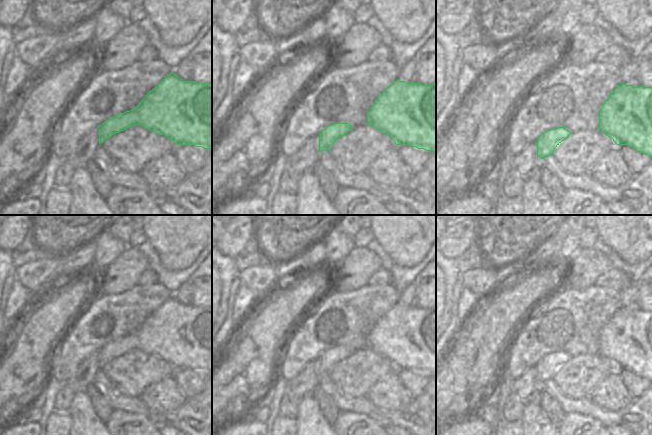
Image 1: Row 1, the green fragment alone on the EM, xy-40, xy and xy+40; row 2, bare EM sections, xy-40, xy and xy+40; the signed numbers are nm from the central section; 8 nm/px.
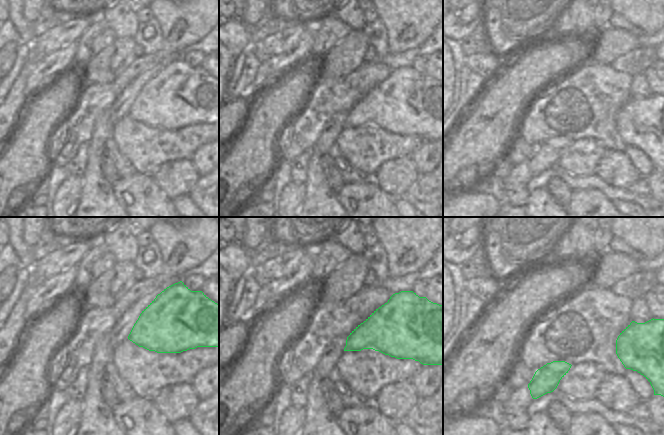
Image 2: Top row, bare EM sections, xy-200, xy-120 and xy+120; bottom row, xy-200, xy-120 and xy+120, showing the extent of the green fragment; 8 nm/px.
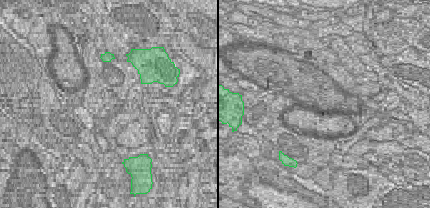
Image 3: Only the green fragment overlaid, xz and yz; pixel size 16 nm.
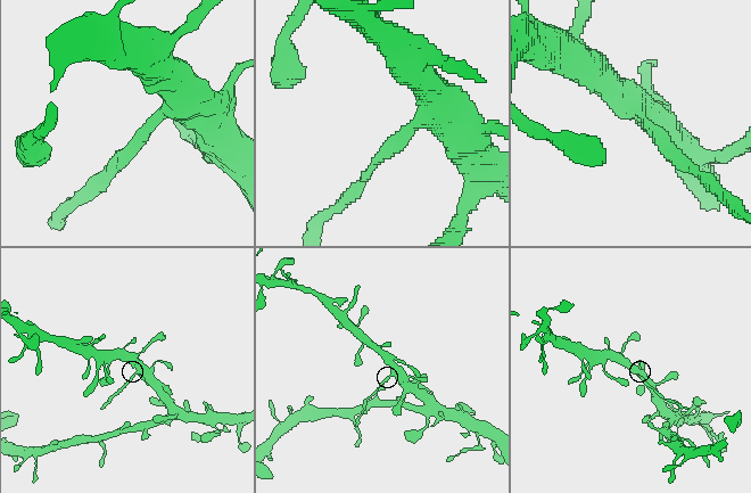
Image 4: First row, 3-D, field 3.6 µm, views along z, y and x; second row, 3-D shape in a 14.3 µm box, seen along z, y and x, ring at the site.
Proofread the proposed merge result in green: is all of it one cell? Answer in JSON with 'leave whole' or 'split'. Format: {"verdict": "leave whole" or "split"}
{"verdict": "split"}

